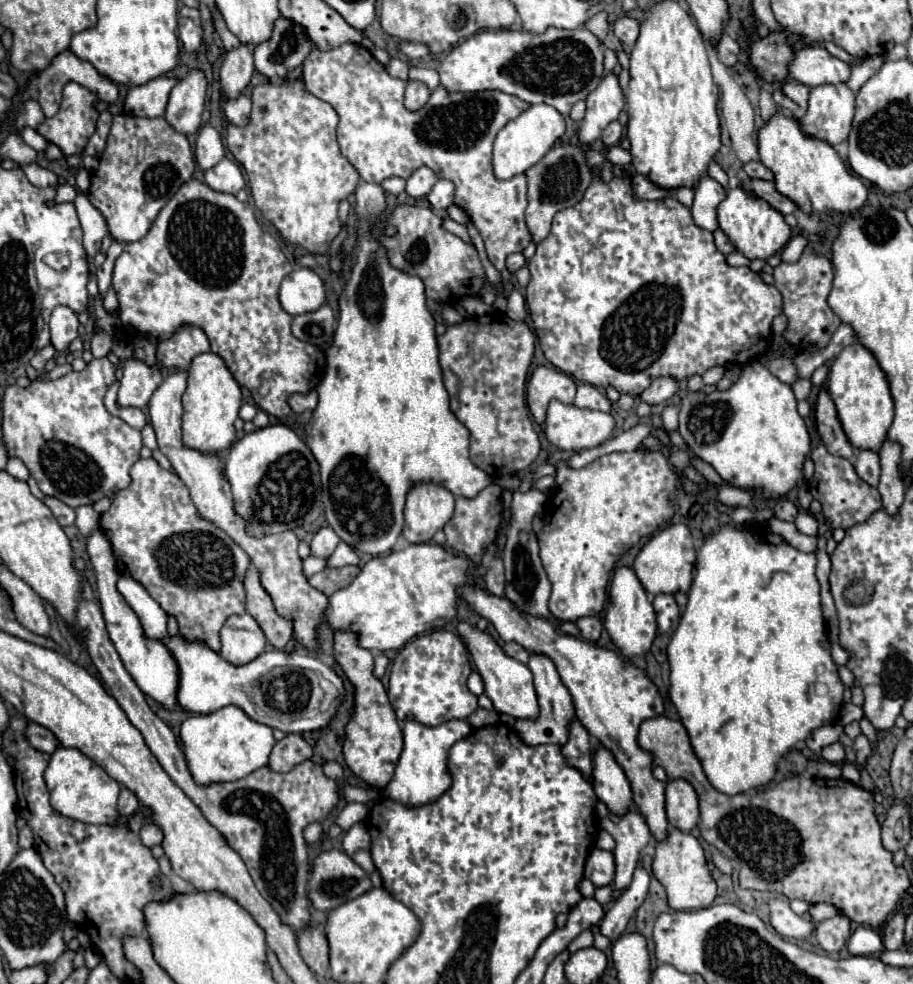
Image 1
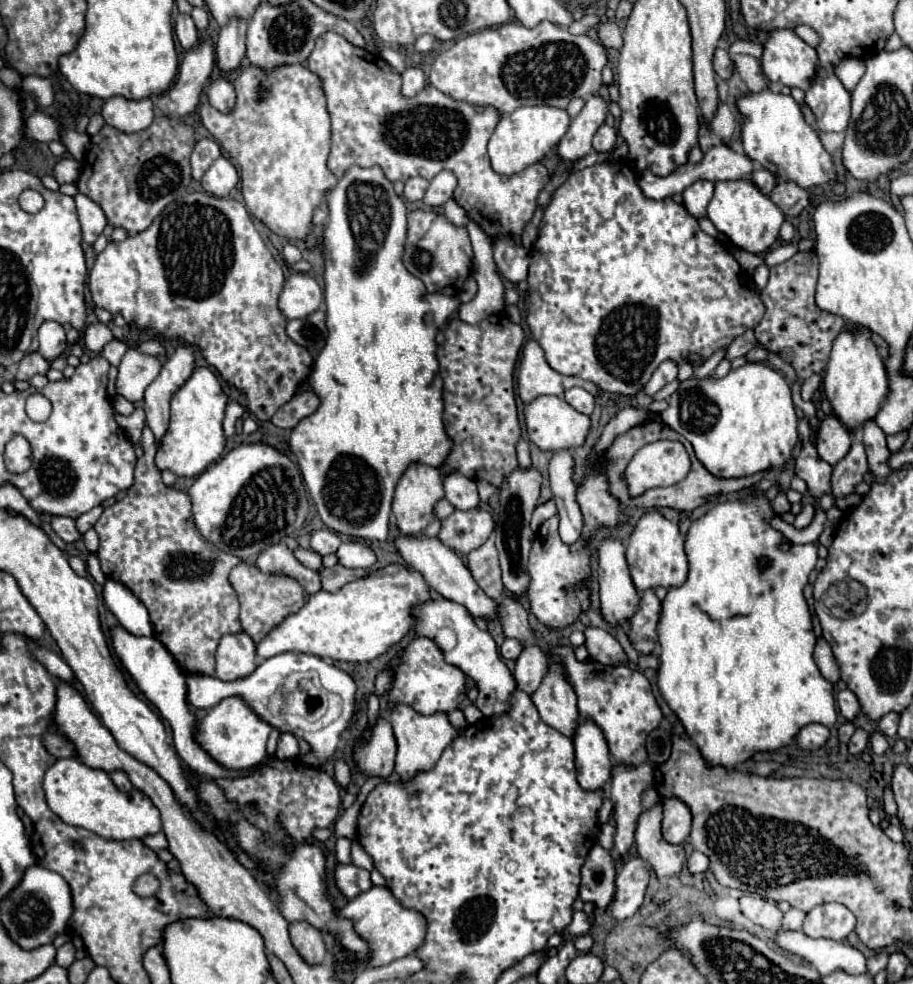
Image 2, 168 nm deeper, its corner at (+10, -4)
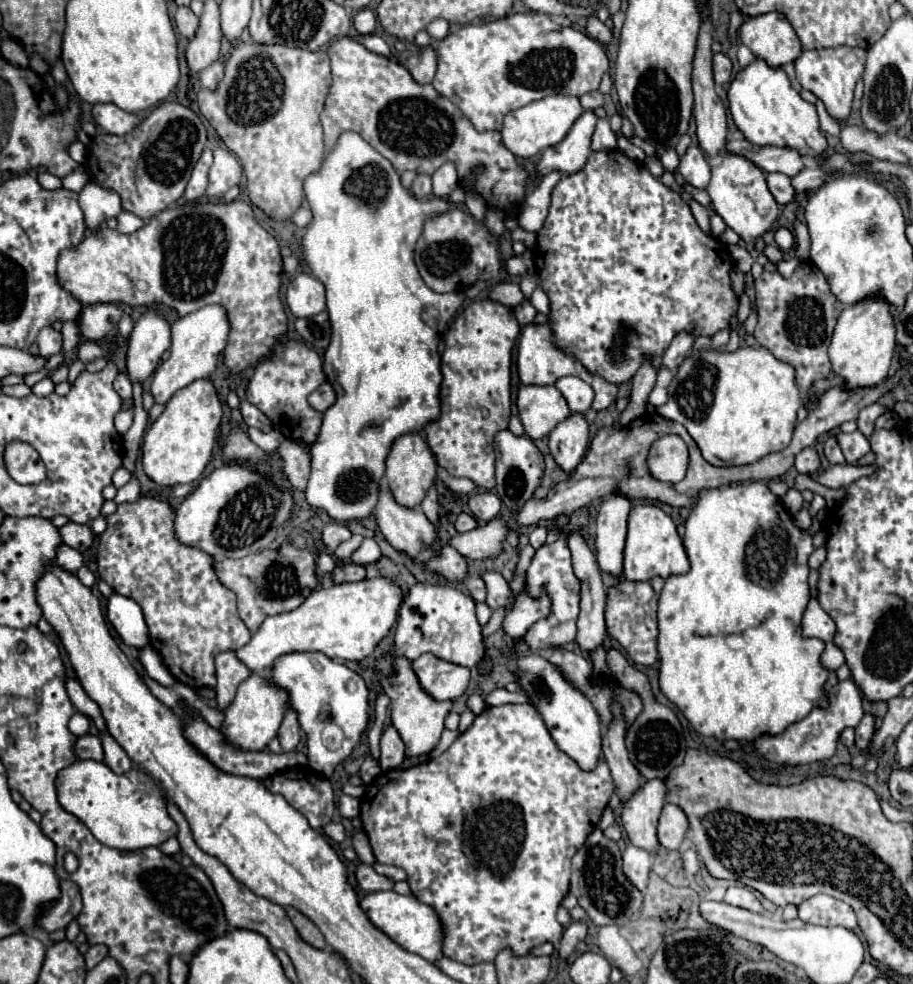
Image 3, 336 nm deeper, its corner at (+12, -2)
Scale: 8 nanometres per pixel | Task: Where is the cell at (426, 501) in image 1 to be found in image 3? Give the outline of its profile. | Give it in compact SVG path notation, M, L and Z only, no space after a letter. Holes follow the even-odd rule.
M406 433L398 437L386 457L386 479L394 499L404 507L416 507L422 503L428 487L436 481L436 459L428 451L426 439L420 433Z

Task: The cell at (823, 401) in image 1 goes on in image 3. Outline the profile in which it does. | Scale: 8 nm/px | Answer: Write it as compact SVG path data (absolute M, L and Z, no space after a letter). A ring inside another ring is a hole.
M830 437L826 443L824 443L824 457L832 463L832 465L844 465L844 455L836 443L836 437Z

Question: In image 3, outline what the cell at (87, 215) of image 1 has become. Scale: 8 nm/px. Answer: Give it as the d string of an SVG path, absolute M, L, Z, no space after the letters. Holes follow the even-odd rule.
M90 181L82 191L80 191L80 207L84 211L84 219L88 229L96 229L110 217L116 217L122 211L120 195L112 189L104 189L98 183Z

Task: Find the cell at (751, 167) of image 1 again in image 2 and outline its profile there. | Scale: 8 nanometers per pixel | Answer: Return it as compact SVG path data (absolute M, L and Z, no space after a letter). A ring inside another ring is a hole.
M754 169L754 173L750 175L752 177L752 183L764 193L764 195L768 195L770 191L772 191L772 187L778 183L778 179L770 173L770 171L766 171L766 169Z

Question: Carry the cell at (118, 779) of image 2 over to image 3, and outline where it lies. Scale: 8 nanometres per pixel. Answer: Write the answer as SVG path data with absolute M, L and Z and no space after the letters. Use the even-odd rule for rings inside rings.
M110 733L100 735L102 737L102 745L104 745L104 763L114 771L114 773L128 773L132 767L130 757L126 755L126 751L116 743L116 739Z

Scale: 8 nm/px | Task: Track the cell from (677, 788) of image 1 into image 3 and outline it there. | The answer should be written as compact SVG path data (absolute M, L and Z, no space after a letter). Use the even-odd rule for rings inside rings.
M666 803L660 815L658 823L658 841L664 849L676 851L688 831L688 819L686 813L672 803Z

